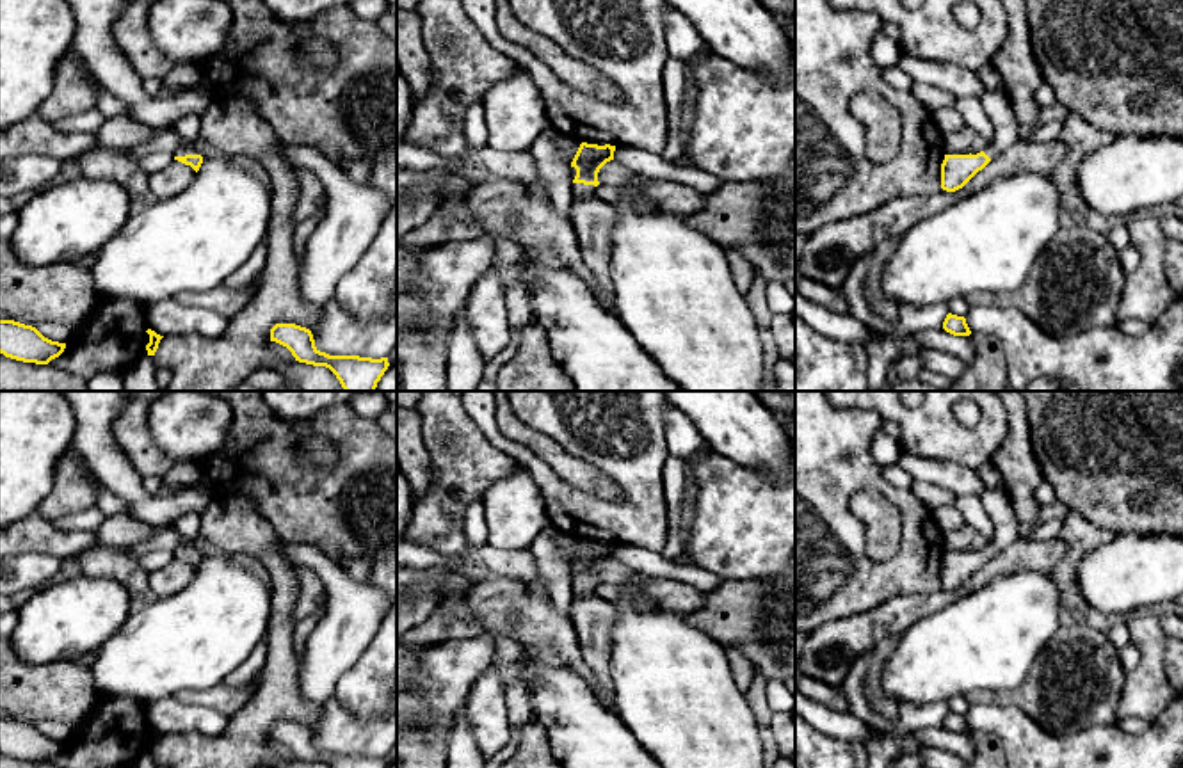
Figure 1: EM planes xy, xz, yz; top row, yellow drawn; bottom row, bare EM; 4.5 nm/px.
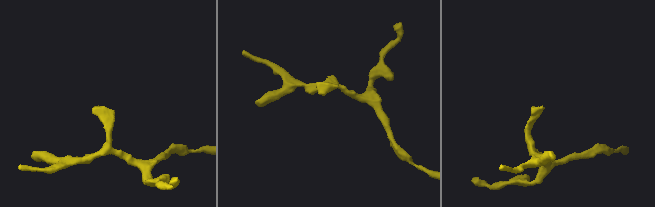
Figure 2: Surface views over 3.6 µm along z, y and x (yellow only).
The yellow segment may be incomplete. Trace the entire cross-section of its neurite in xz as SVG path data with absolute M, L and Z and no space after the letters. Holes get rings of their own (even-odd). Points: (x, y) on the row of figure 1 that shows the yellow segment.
M587 142L580 144L571 162L571 167L576 169L576 176L571 183L573 196L587 196L596 192L600 185L598 172L607 162L614 160L614 151L616 146L610 144L605 146Z

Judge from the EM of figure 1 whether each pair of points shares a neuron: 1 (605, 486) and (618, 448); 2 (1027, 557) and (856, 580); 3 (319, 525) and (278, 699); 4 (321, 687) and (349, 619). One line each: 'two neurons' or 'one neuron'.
1: two neurons
2: two neurons
3: two neurons
4: one neuron

